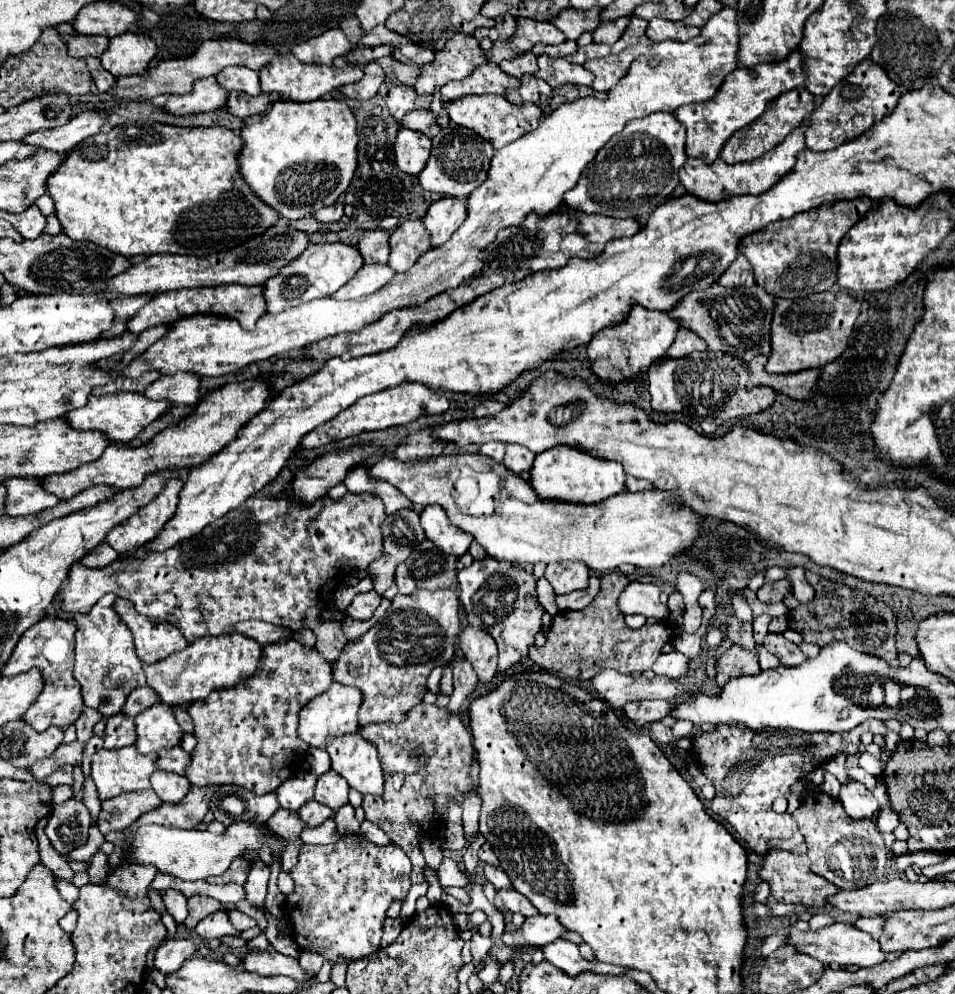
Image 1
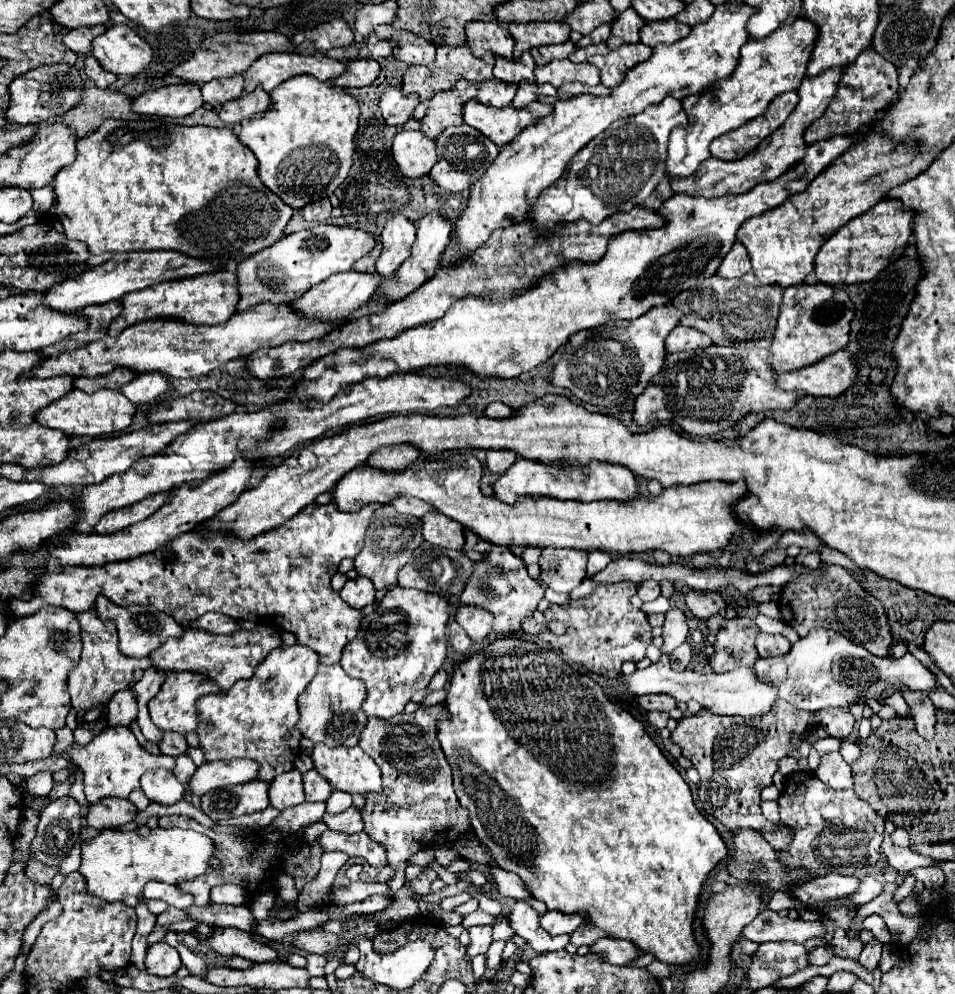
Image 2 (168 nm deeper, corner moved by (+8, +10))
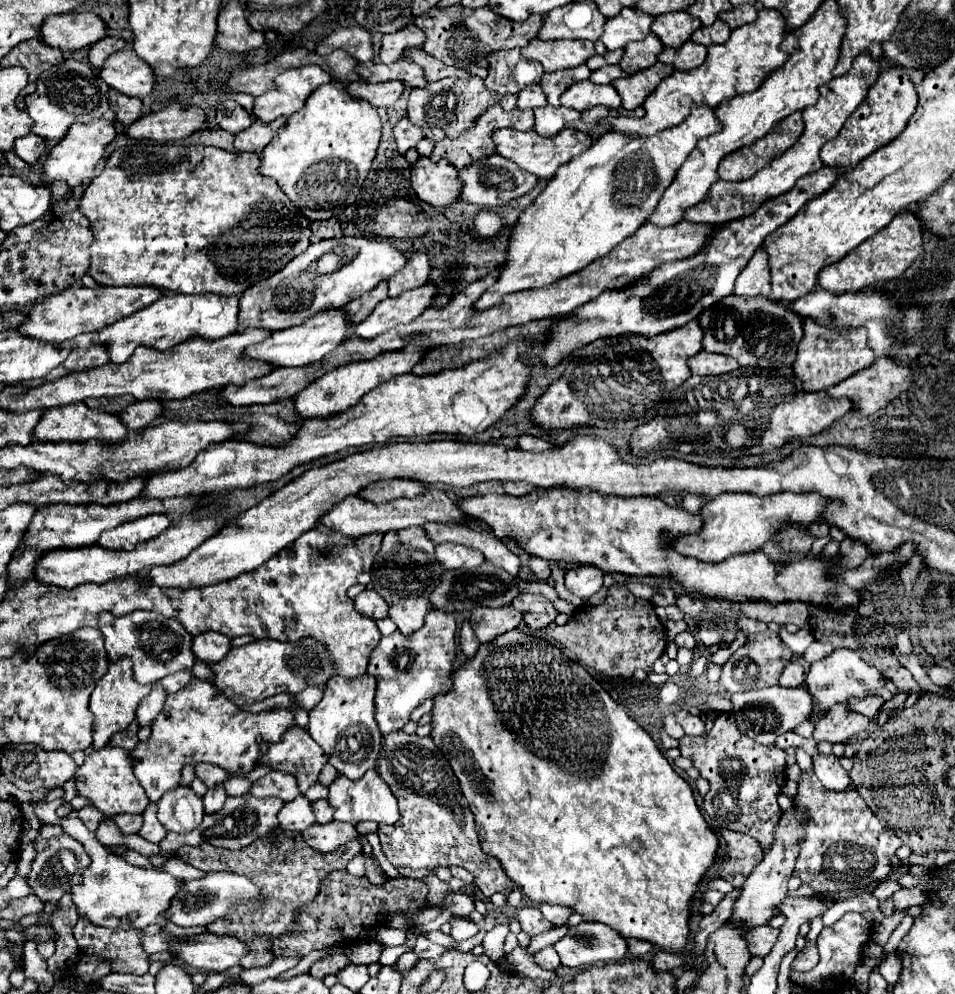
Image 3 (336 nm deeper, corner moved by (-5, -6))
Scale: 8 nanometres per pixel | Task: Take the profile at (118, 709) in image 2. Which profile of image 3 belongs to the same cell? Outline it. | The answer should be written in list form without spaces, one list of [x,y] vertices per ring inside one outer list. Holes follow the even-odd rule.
[[[154,684],[152,692],[138,704],[138,710],[136,710],[136,720],[140,722],[140,726],[148,726],[156,716],[158,712],[162,710],[162,704],[166,700],[166,690],[162,684]]]

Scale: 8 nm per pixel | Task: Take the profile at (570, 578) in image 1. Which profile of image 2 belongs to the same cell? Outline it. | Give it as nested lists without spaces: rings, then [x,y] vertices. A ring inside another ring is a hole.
[[[543,548],[539,566],[541,578],[545,586],[555,592],[571,592],[577,588],[583,578],[587,564],[587,552],[583,550],[559,550],[559,548]]]

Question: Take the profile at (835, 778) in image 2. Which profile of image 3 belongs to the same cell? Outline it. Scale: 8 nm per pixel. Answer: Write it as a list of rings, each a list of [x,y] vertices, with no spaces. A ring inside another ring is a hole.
[[[814,754],[812,756],[812,764],[814,764],[814,774],[820,778],[820,782],[828,788],[828,790],[836,790],[842,792],[850,786],[850,776],[848,772],[840,766],[838,756],[834,754]]]

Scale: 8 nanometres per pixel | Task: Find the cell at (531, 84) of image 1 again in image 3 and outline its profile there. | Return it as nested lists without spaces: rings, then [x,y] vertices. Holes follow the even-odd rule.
[[[550,104],[544,106],[544,108],[536,108],[534,116],[536,116],[534,130],[540,136],[556,136],[556,132],[560,132],[566,126],[562,112],[556,110],[556,108],[552,108]]]

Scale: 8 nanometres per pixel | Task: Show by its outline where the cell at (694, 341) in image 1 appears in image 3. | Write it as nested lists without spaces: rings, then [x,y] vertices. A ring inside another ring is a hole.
[[[704,350],[692,356],[688,364],[690,364],[692,374],[698,374],[698,376],[720,376],[720,374],[728,374],[740,368],[740,364],[734,358],[722,356],[722,354],[710,354]]]

